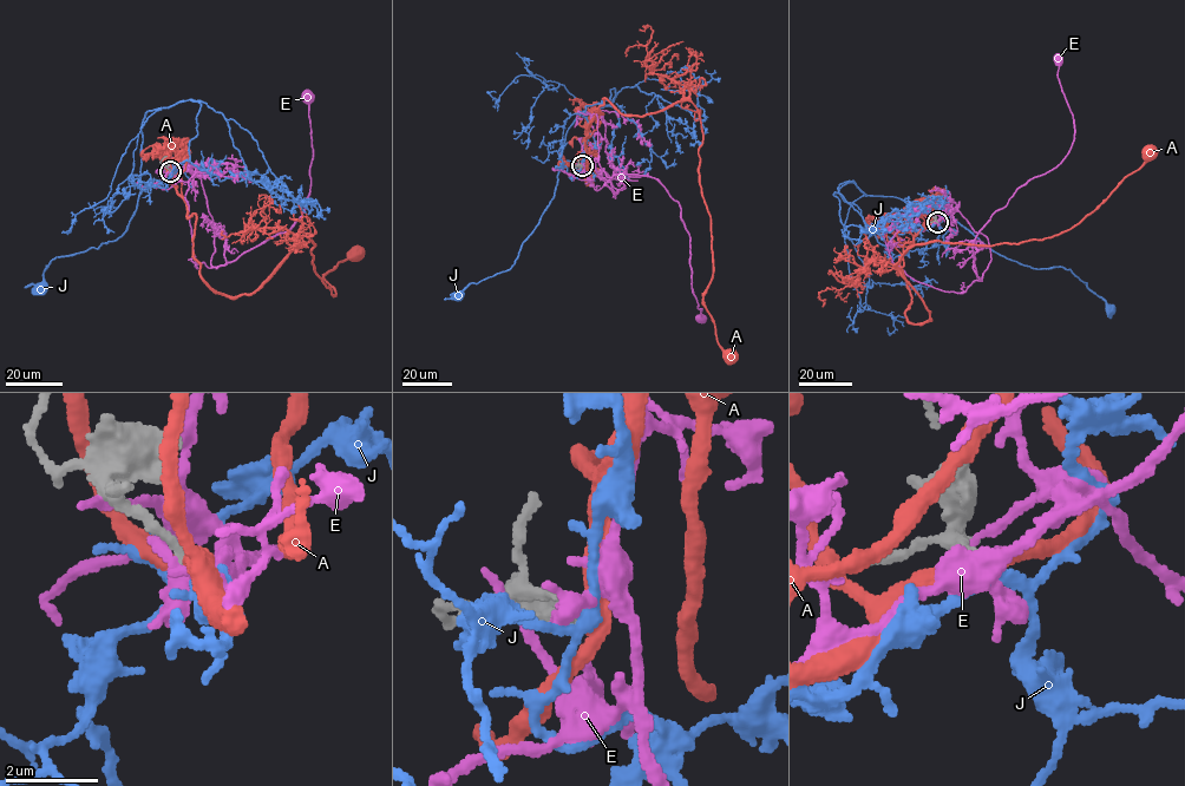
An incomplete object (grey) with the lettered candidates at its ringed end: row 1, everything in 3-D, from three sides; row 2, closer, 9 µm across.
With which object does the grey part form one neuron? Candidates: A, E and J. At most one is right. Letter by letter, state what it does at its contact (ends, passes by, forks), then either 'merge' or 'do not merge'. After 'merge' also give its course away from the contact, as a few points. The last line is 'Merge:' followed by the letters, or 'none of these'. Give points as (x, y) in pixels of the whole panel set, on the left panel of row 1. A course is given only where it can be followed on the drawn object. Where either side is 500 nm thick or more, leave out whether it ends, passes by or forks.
A: it passes by; do not merge
E: it passes by; do not merge
J: it forks there; merge; it runs (170, 170), (189, 158), (201, 104), (191, 99), (145, 112), (141, 192), (125, 233), (54, 257), (43, 286)
Merge: J

